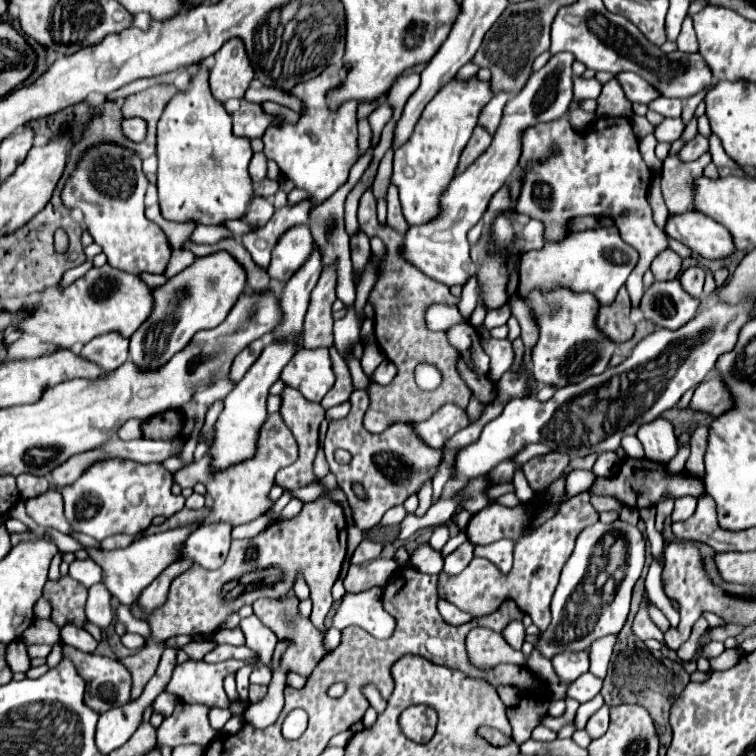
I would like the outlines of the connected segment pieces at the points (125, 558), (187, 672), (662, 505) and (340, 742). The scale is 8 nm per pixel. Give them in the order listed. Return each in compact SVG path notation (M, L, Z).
M192 522L188 526L182 528L174 528L174 530L166 530L160 534L152 534L152 536L144 536L140 540L136 540L134 544L130 544L128 548L122 550L96 550L85 547L85 550L102 566L102 574L104 574L104 584L110 590L110 594L114 598L118 598L120 604L130 606L132 602L136 602L136 598L142 594L142 590L166 568L170 566L178 556L180 556L180 548L184 546L186 538L200 526L200 522Z
M188 660L184 664L176 666L176 672L172 674L172 680L166 688L166 692L176 694L186 704L208 704L210 708L228 708L230 700L224 692L222 680L238 672L242 666L254 666L256 660L226 660L218 664L206 664L204 660Z
M664 496L664 500L660 500L660 502L656 504L656 510L658 510L658 514L656 514L656 528L658 528L658 524L662 526L662 522L664 522L666 516L670 516L672 506L674 506L674 500L672 500L670 496Z
M360 721L359 723L353 725L349 730L332 737L327 747L330 746L345 747L346 744L348 743L348 740L352 738L352 736L354 736L356 732L359 732L360 730L363 729L364 729L363 723Z

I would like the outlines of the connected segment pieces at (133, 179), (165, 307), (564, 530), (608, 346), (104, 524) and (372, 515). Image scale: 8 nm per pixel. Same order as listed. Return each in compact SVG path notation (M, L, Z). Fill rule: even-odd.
M102 144L84 156L68 180L62 200L68 208L80 208L94 242L102 246L108 264L130 274L164 274L172 248L156 224L144 216L144 194L148 180L142 172L142 160L120 146Z
M228 252L196 258L196 264L156 288L152 316L130 338L130 360L140 370L158 370L174 354L184 350L196 332L216 328L232 310L244 286L246 272Z
M582 492L566 504L560 504L558 514L546 520L538 530L530 528L530 504L520 504L518 508L506 508L500 504L488 504L472 516L466 528L466 536L472 544L490 544L502 538L516 542L514 546L514 566L510 574L502 574L492 562L482 557L474 557L464 572L458 576L438 574L438 596L458 606L462 612L472 616L486 616L498 610L506 596L514 600L520 610L532 616L532 622L544 630L550 624L550 600L556 590L560 570L572 554L576 536L582 528L596 524L598 512L590 504L590 494Z
M558 286L550 292L532 290L524 300L528 302L538 324L538 342L532 346L532 376L536 382L562 388L608 368L608 362L616 350L616 342L612 342L596 326L596 316L600 310L596 296L590 292L572 292L566 286Z
M106 458L106 460L98 460L92 466L88 466L82 476L72 482L70 486L66 486L62 490L64 494L64 510L66 510L66 518L70 522L70 526L76 532L88 534L96 540L104 540L112 534L138 534L142 530L146 530L152 524L152 518L162 514L162 516L172 516L178 510L184 508L184 496L174 496L170 492L172 488L172 474L162 466L162 464L140 464L140 462L132 462L132 460L120 460L120 458Z
M354 390L350 394L348 416L338 422L330 422L324 440L324 452L330 464L330 472L336 476L338 488L346 494L352 508L352 518L360 530L374 528L386 510L404 504L408 496L418 494L418 490L436 476L444 458L444 448L432 448L426 442L422 442L414 432L412 424L394 424L386 432L382 432L382 436L366 432L362 426L362 416L366 408L368 408L368 394L364 390ZM338 448L344 448L352 454L352 460L346 466L334 462L334 452ZM352 482L360 482L366 488L368 492L366 502L354 496L354 492L350 490Z

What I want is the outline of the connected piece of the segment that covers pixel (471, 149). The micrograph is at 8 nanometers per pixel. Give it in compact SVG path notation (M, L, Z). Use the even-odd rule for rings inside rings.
M476 126L476 128L474 128L474 134L472 134L472 138L470 138L470 142L466 144L466 148L464 148L464 152L462 152L460 172L462 172L462 168L468 168L468 164L472 164L472 162L488 148L490 142L492 142L492 136L488 134L488 130L482 128L482 126Z

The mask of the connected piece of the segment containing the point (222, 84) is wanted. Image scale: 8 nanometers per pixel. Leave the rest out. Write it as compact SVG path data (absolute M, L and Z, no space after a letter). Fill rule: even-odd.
M230 40L220 48L220 52L214 54L216 62L210 70L210 90L212 96L220 102L226 102L230 98L244 98L244 92L248 90L254 72L248 64L248 56L244 52L244 44L238 40Z

